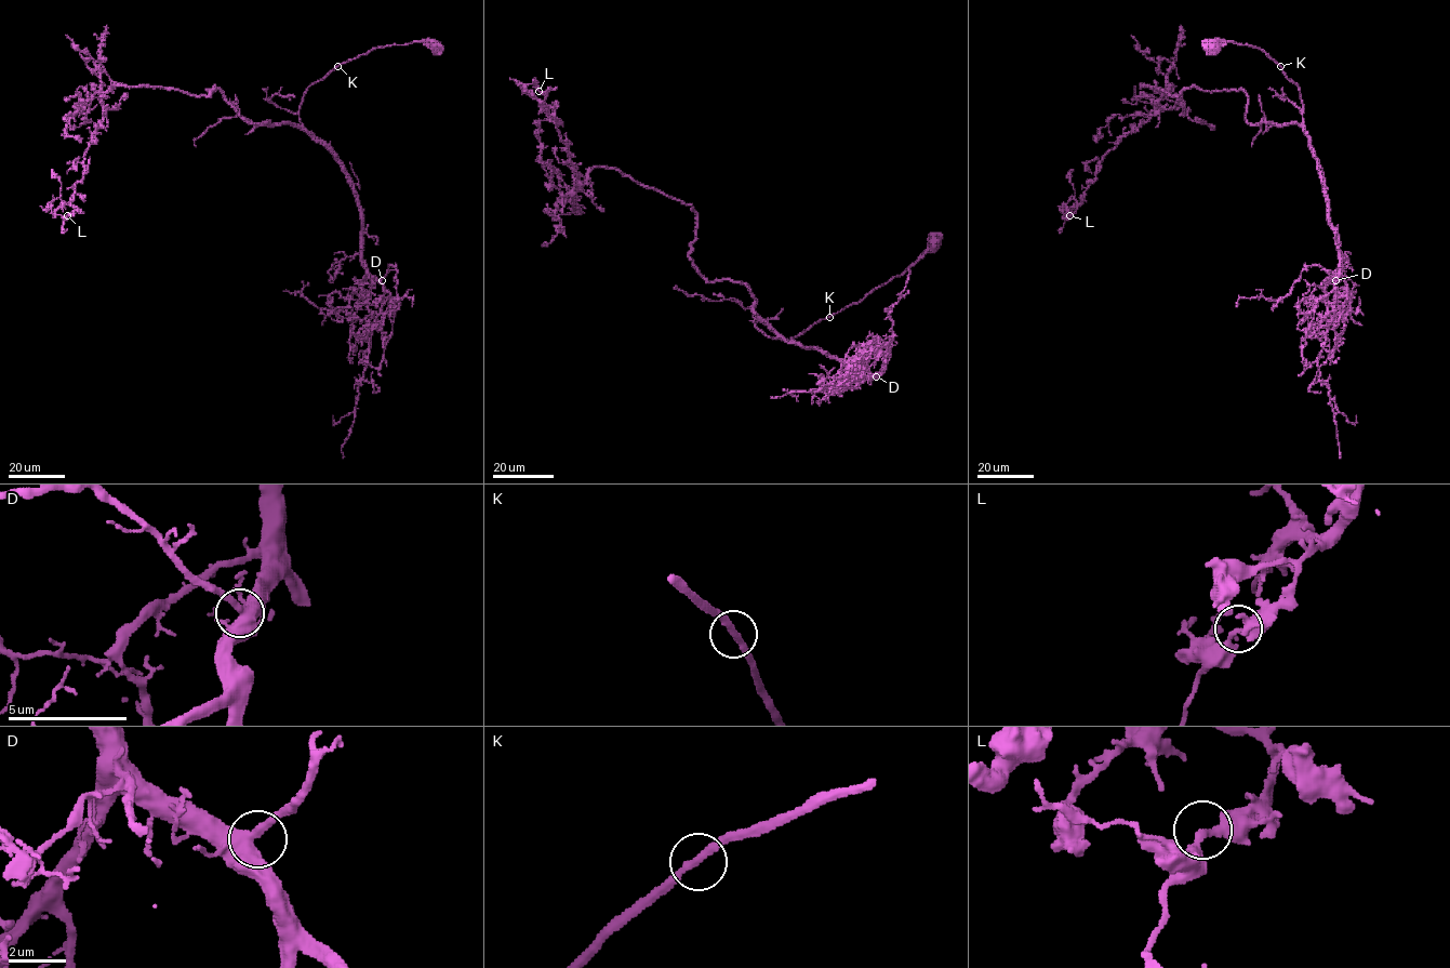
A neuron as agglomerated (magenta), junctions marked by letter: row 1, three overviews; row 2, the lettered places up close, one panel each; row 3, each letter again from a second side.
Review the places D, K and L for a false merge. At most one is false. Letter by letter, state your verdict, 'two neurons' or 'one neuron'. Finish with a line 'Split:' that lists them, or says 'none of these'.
D: one neuron
K: one neuron
L: one neuron
Split: none of these

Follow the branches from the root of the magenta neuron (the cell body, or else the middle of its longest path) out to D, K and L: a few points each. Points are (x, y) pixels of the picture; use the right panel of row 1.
D: (1211, 44), (1234, 41), (1260, 48), (1299, 88), (1305, 132), (1322, 182), (1329, 223), (1337, 237), (1335, 280)
K: (1211, 44), (1234, 41), (1258, 48), (1280, 66)
L: (1211, 44), (1277, 63), (1303, 126), (1249, 123), (1241, 89), (1142, 84), (1156, 110), (1069, 215)

